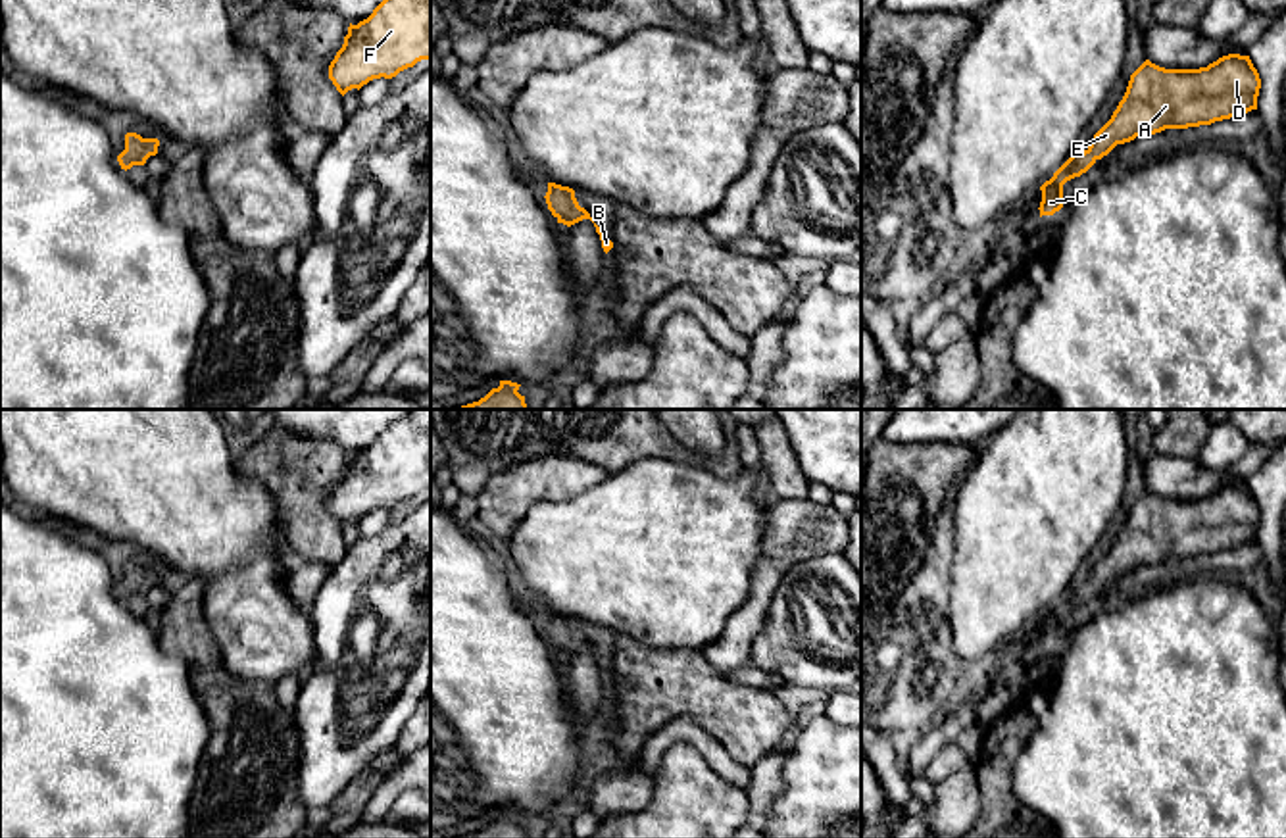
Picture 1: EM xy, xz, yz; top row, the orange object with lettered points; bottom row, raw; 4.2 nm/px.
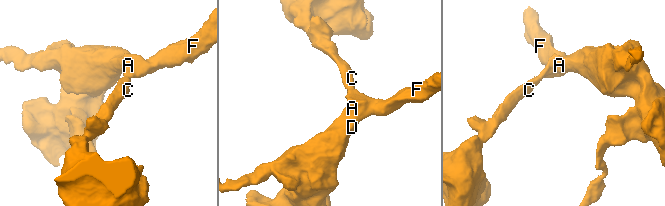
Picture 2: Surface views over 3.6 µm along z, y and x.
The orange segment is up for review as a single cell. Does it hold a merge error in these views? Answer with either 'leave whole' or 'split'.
leave whole

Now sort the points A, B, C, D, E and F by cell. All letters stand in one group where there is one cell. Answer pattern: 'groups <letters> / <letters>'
groups A B C D E F

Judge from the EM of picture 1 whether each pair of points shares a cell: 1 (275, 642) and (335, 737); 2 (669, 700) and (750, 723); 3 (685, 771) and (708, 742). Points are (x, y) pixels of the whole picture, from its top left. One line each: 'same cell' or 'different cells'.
1: different cells
2: same cell
3: different cells

